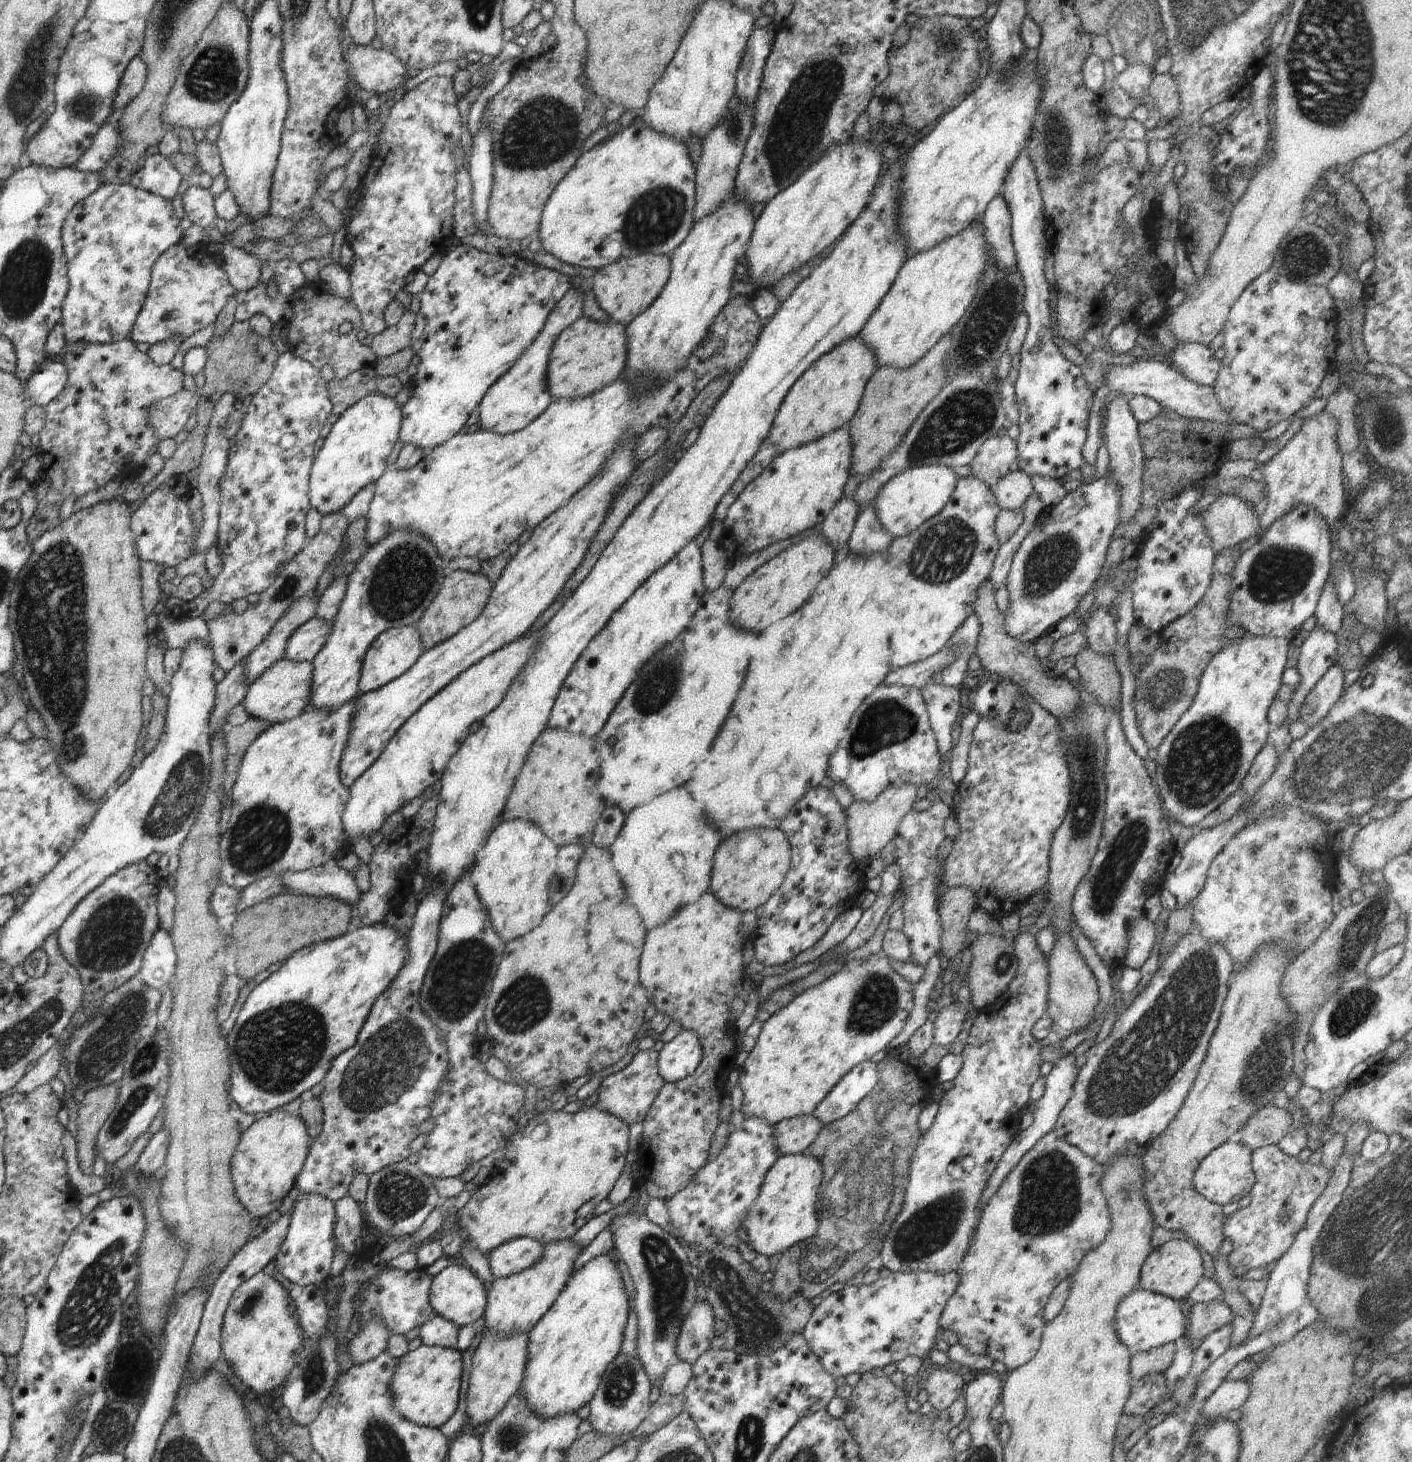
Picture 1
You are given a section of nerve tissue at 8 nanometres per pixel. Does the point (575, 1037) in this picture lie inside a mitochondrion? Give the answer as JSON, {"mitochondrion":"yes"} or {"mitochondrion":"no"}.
{"mitochondrion":"no"}

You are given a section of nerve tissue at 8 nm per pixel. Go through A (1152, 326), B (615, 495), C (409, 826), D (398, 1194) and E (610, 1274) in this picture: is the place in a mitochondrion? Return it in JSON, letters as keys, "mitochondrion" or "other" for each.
{"A":"other","B":"other","C":"other","D":"mitochondrion","E":"other"}

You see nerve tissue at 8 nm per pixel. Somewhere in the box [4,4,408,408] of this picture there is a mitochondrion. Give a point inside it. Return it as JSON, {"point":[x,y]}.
{"point":[34,62]}

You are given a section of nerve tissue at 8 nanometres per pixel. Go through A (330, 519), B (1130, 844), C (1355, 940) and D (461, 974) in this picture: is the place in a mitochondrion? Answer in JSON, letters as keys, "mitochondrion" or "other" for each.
{"A":"other","B":"mitochondrion","C":"mitochondrion","D":"mitochondrion"}

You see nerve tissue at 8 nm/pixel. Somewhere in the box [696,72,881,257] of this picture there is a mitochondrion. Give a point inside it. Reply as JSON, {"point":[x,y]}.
{"point":[735,122]}

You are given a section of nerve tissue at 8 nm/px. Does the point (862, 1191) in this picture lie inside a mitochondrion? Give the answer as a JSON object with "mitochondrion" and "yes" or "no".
{"mitochondrion":"yes"}

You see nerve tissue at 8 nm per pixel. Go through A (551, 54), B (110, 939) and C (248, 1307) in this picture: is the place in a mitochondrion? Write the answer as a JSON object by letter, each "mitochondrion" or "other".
{"A":"other","B":"mitochondrion","C":"mitochondrion"}

